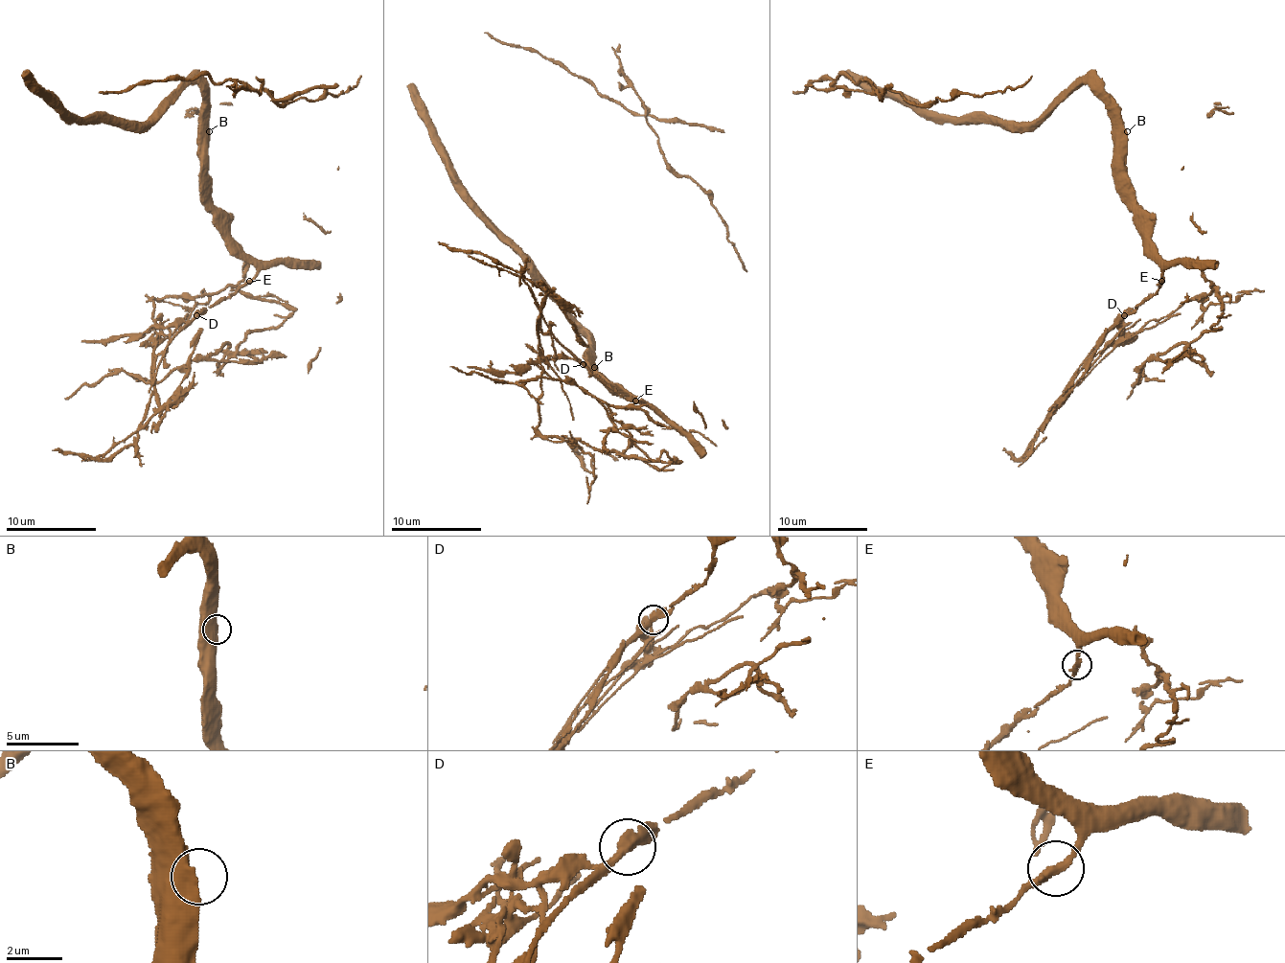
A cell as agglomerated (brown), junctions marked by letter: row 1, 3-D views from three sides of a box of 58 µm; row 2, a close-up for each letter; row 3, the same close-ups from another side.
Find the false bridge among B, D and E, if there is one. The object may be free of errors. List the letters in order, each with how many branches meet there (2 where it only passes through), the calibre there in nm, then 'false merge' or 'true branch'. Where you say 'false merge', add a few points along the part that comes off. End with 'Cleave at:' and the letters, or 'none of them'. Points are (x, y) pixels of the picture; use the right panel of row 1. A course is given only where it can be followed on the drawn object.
B: 1 | 600 nm | true branch
D: 2 | 320 nm | false merge
E: 2 | 320 nm | true branch
Cleave at: D

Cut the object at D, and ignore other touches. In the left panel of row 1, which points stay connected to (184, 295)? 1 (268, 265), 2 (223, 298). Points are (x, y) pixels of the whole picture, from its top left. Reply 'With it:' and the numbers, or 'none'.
With it: none

